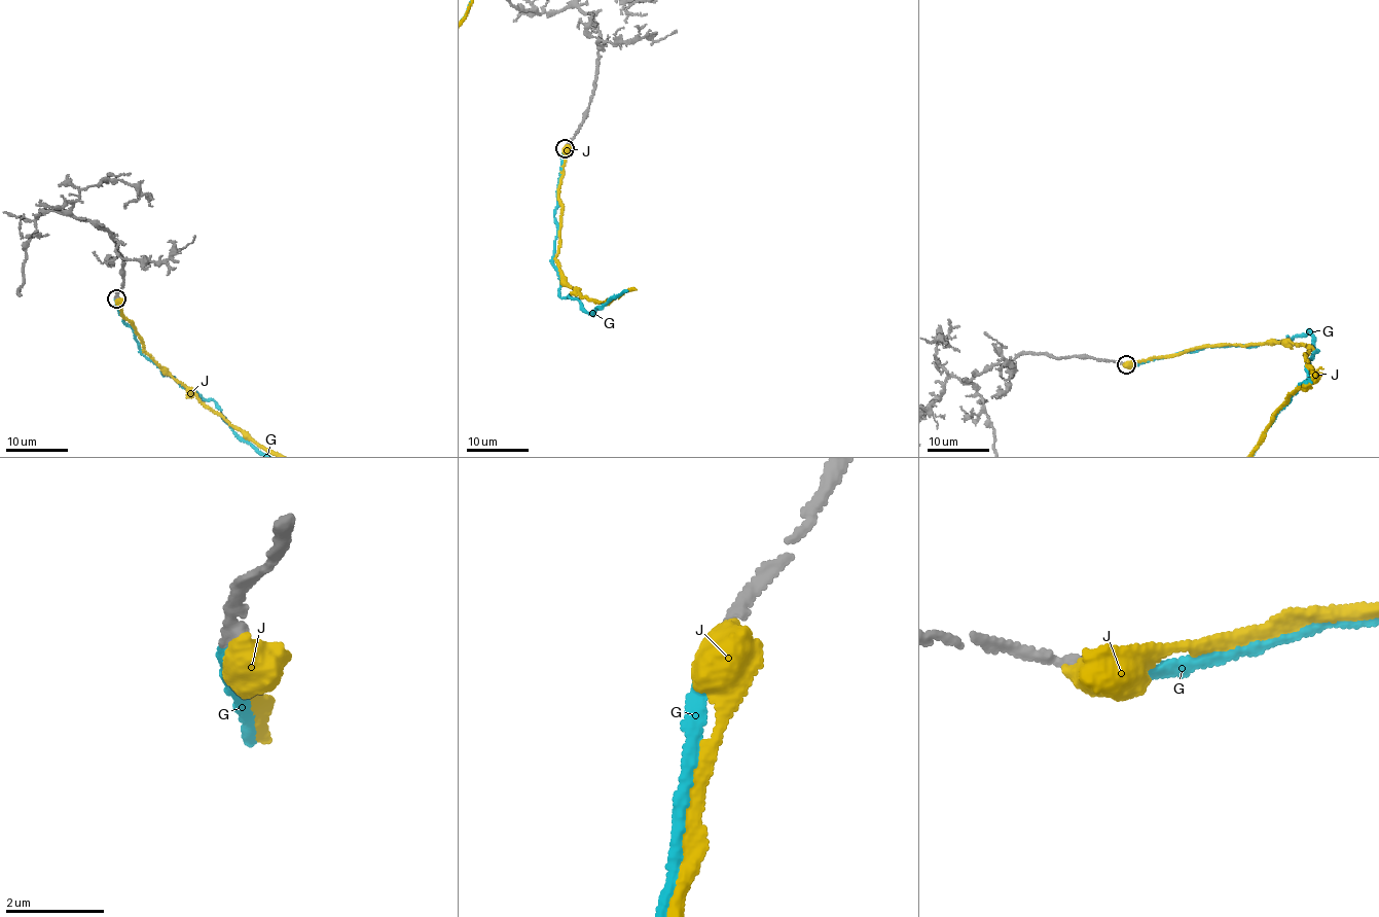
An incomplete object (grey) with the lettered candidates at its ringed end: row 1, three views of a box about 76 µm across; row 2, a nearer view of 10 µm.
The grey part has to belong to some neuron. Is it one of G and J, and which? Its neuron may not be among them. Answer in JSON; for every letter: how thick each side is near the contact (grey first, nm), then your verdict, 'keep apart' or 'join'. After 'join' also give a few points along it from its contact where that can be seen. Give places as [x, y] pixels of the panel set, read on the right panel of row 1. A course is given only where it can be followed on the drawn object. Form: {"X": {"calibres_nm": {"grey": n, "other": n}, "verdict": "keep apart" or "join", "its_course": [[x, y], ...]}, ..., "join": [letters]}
{"G": {"calibres_nm": {"grey": 260, "other": 180}, "verdict": "join"}, "J": {"calibres_nm": {"grey": 280, "other": 700}, "verdict": "keep apart"}, "join": ["G"]}

